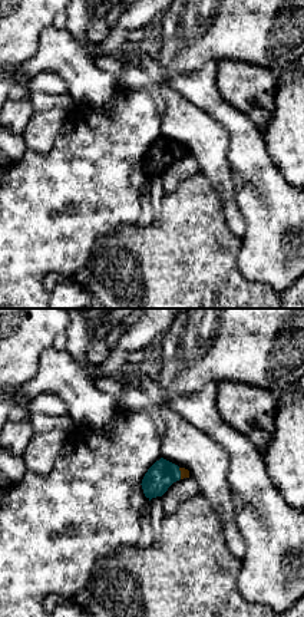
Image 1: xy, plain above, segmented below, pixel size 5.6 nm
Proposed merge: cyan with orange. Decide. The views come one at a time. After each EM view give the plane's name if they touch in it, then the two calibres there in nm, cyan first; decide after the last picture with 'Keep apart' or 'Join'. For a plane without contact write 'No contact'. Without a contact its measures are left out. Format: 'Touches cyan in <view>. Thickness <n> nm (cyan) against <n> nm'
Touches cyan in xy. Thickness 160 nm (cyan) against 50 nm

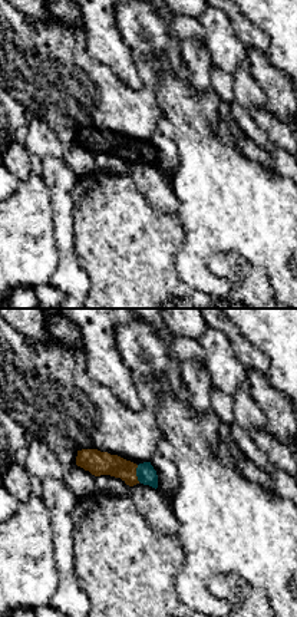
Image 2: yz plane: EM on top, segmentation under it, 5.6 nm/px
Touches cyan in yz. Thickness 110 nm (cyan) against 140 nm

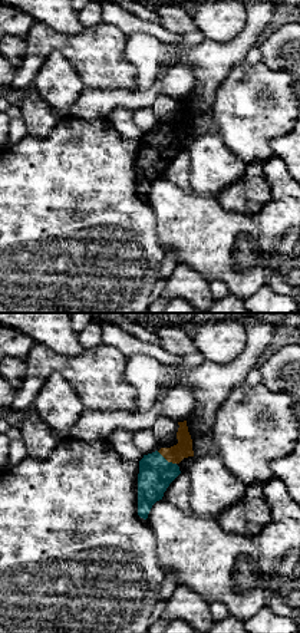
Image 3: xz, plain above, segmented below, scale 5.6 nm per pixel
Touches cyan in xz. Thickness 190 nm (cyan) against 100 nm

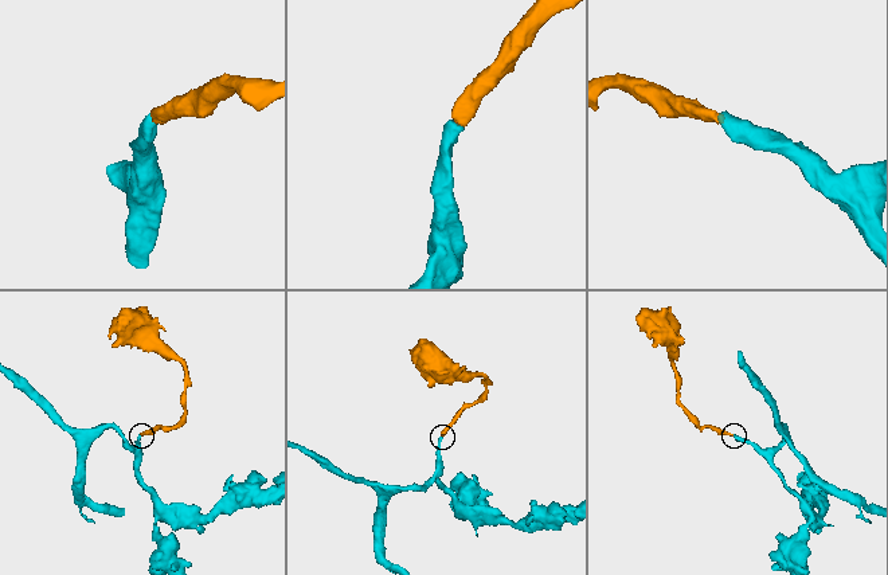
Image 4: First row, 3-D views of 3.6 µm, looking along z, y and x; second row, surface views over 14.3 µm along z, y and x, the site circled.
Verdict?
Join

